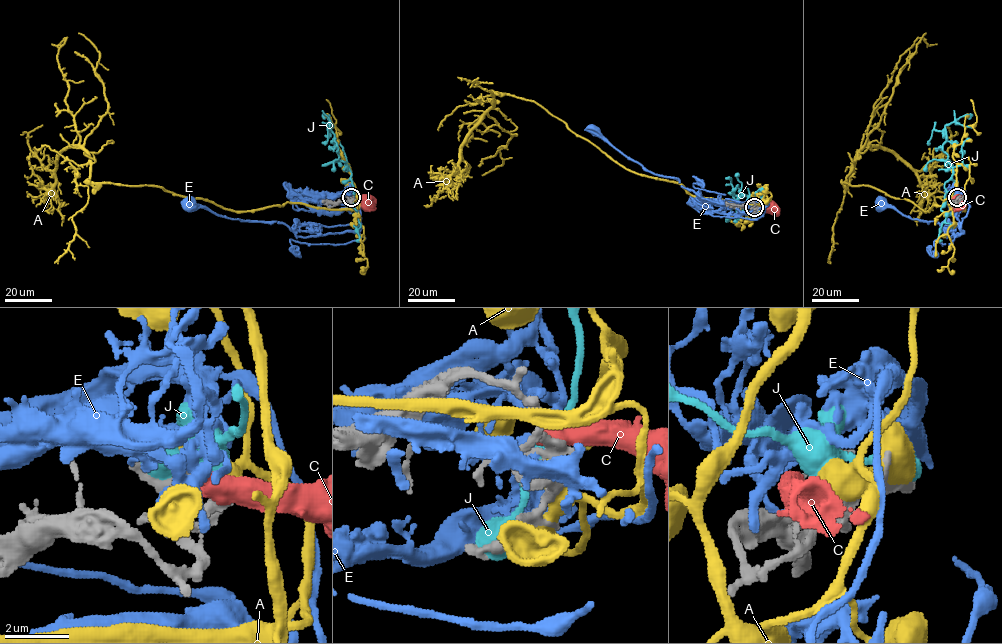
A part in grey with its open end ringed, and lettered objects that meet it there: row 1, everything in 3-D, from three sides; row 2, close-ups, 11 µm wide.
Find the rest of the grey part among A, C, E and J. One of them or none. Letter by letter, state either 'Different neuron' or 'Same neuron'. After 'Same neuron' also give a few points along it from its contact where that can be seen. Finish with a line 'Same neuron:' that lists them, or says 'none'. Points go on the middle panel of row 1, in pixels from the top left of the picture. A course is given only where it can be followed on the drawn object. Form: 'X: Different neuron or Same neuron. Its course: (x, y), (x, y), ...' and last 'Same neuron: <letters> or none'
A: Different neuron
C: Different neuron
E: Same neuron. Its course: (755, 207), (763, 211), (764, 205), (764, 210), (739, 211), (702, 199), (673, 178), (628, 159), (593, 128)
J: Different neuron
Same neuron: E

